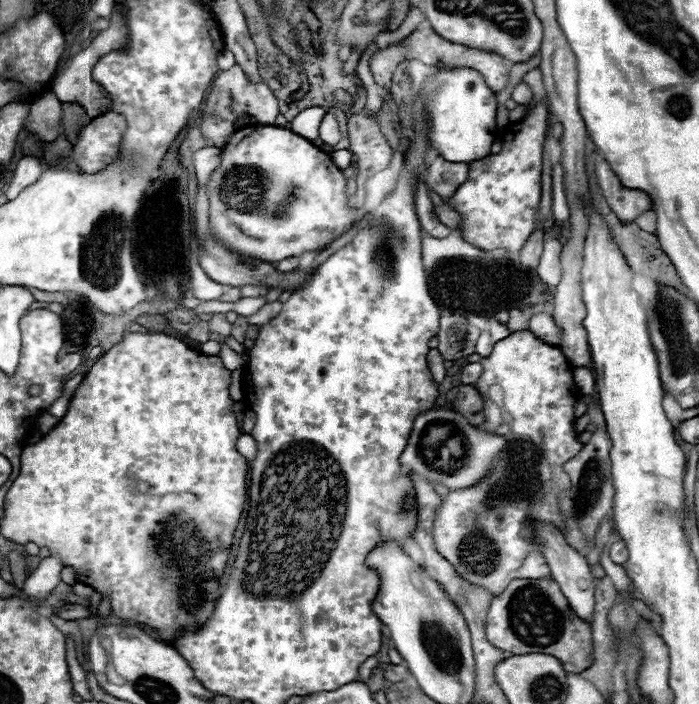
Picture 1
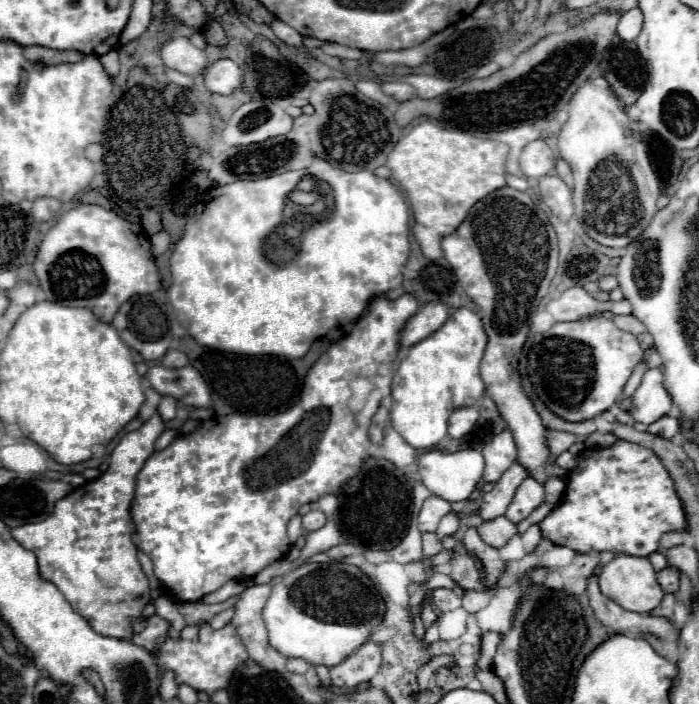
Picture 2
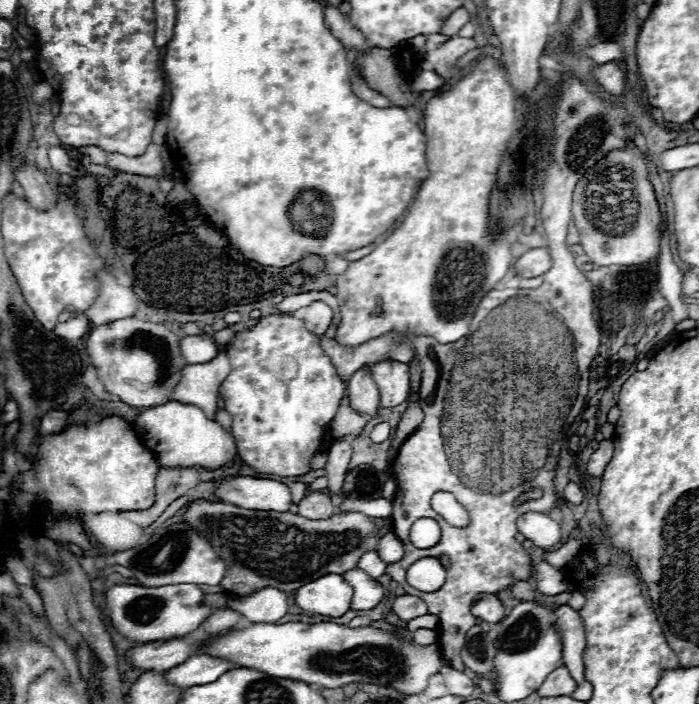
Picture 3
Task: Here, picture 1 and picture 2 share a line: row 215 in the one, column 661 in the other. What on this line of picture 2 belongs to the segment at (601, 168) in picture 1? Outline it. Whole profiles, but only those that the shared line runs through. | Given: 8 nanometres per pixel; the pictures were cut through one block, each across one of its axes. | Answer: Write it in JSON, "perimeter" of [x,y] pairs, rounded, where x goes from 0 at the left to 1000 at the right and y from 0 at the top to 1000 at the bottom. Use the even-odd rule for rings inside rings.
{"perimeter":[[[847,818],[841,827],[841,852],[853,872],[853,878],[870,889],[876,898],[901,901],[901,903],[924,903],[936,901],[938,906],[950,909],[956,901],[970,898],[970,892],[950,875],[933,875],[933,872],[913,872],[887,864],[876,852],[858,844],[856,838],[856,821]]]}

